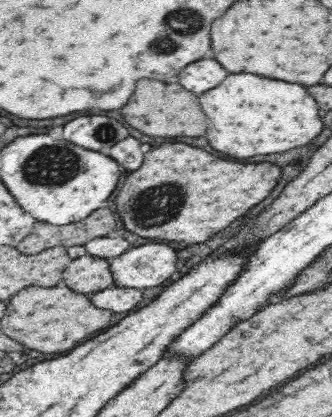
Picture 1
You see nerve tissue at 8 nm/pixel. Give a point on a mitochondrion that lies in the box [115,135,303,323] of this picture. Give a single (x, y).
(157, 206)

